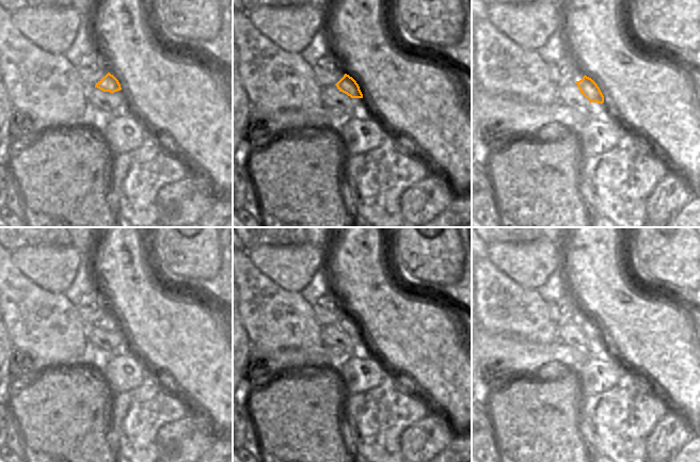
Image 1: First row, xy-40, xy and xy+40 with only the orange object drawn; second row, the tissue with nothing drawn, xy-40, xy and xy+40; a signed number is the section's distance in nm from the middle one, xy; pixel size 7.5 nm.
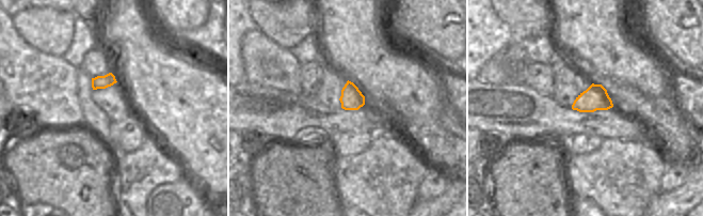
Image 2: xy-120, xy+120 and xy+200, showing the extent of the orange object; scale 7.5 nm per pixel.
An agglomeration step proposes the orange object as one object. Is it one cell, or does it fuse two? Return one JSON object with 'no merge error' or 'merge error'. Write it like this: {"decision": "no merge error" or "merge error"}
{"decision": "no merge error"}

